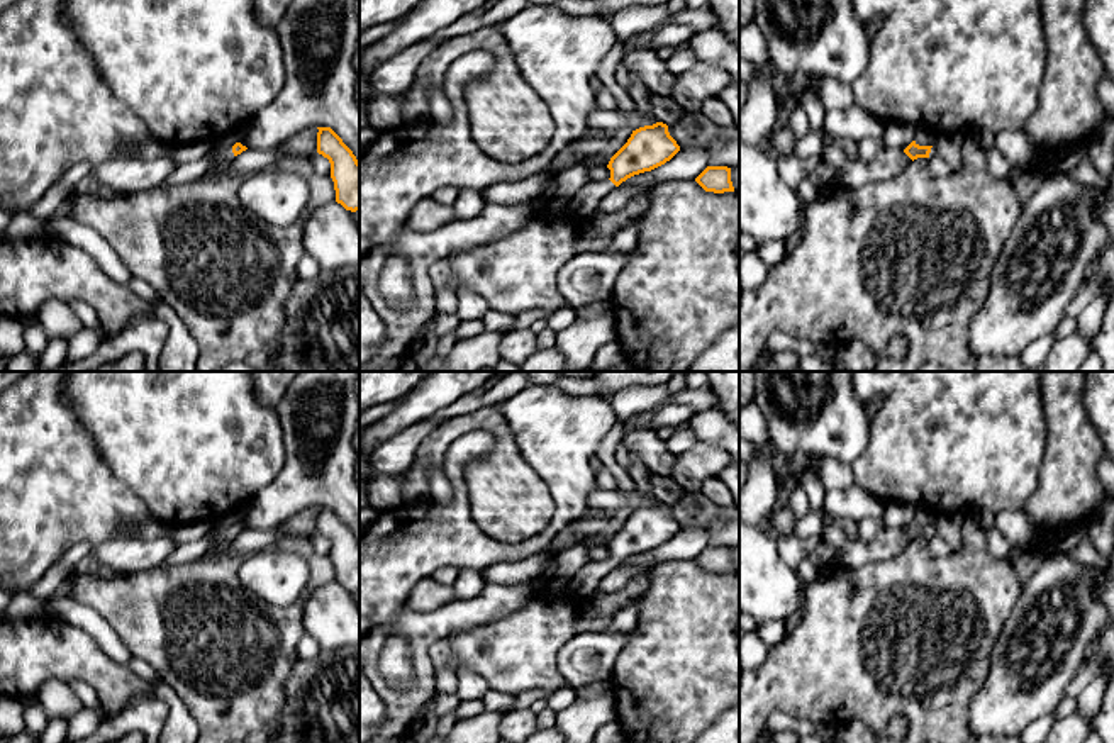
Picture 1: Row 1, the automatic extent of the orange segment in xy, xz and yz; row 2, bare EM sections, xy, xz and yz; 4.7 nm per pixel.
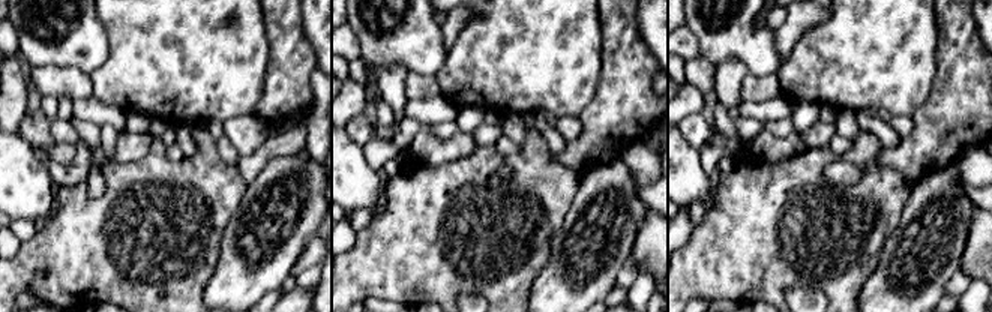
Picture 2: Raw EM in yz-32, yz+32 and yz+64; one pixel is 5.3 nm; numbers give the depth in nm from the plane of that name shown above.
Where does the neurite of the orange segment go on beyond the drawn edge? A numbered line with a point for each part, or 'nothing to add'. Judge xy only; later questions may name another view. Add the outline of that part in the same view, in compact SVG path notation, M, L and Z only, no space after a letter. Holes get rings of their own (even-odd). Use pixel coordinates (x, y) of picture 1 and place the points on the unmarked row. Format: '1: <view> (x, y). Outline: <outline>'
1: xy (217, 535). Outline: M212 522L205 536L210 539L214 548L224 541L229 541L234 536L234 533L232 528L220 528L217 522Z

